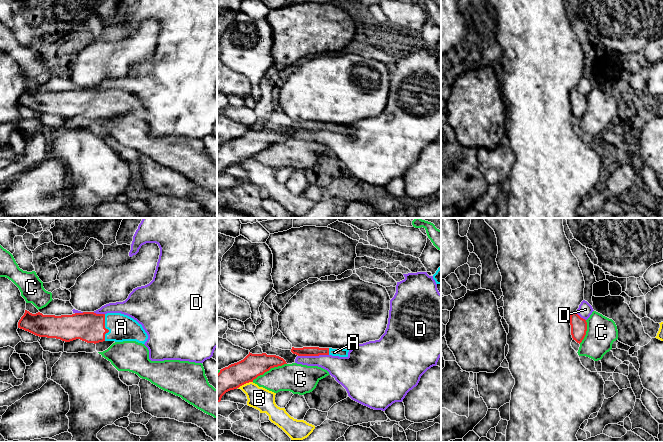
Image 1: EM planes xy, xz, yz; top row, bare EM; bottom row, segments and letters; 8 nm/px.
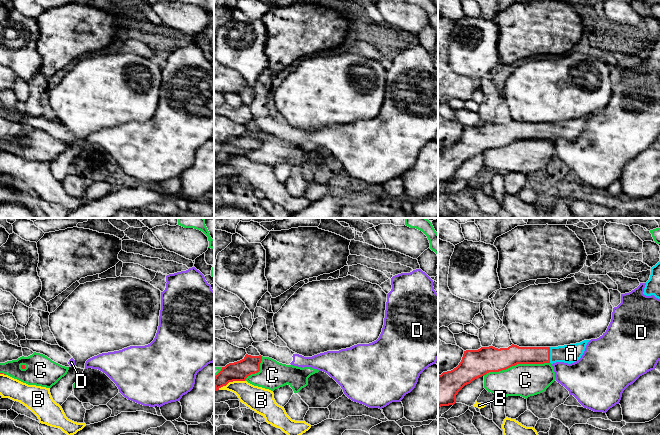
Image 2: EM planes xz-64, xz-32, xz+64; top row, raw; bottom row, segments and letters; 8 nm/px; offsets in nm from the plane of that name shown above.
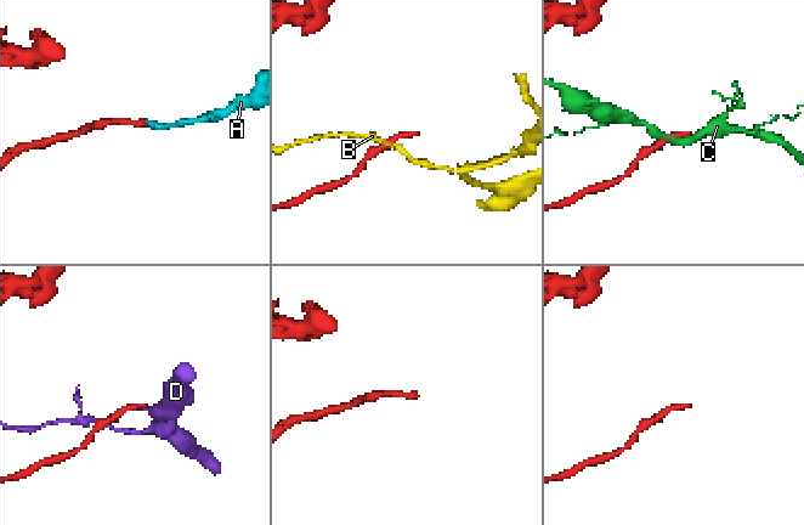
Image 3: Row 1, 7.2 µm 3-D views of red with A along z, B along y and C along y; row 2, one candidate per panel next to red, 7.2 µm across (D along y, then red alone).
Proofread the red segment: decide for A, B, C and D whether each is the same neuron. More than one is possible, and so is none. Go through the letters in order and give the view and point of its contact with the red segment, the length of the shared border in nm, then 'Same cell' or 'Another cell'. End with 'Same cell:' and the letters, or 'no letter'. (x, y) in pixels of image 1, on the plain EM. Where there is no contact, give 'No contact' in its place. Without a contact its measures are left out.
A: Touches red at xy (104, 103). Shared border 220 nm. Same cell
B: Touches red at xz (245, 159). Shared border 130 nm. Another cell
C: Touches red at xz (269, 145). Shared border 320 nm. Another cell
D: Touches red at xz (313, 131). Shared border 240 nm. Another cell
Same cell: A

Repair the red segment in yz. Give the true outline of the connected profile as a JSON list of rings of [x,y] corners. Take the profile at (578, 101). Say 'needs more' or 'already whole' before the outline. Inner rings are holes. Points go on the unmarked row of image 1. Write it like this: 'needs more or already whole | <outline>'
already whole | [[[576,88],[570,91],[571,111],[573,116],[581,119],[587,107],[587,98],[581,94]]]

